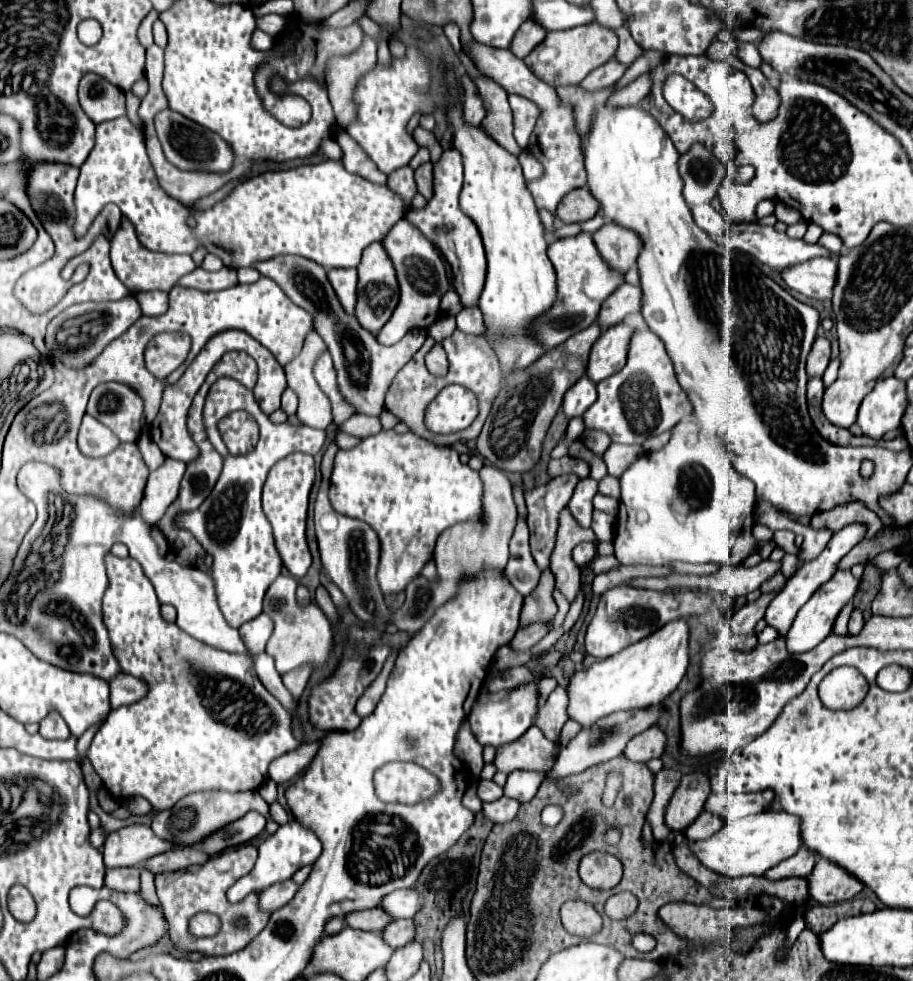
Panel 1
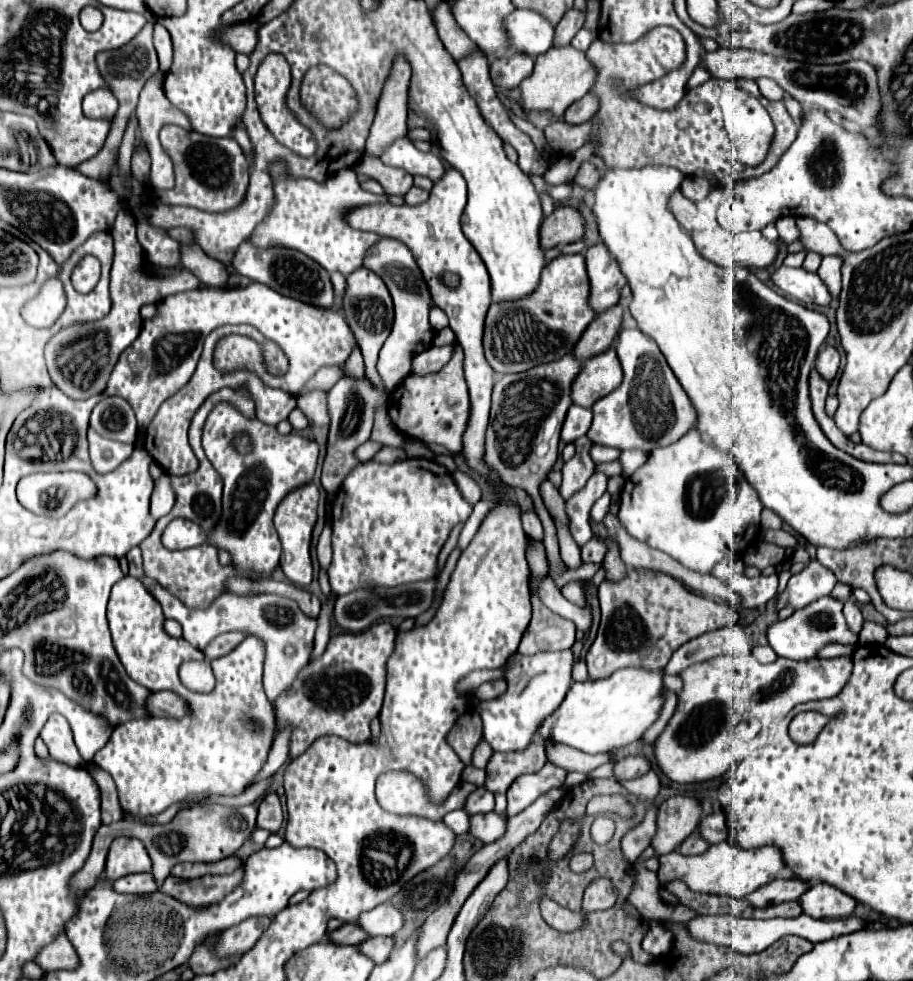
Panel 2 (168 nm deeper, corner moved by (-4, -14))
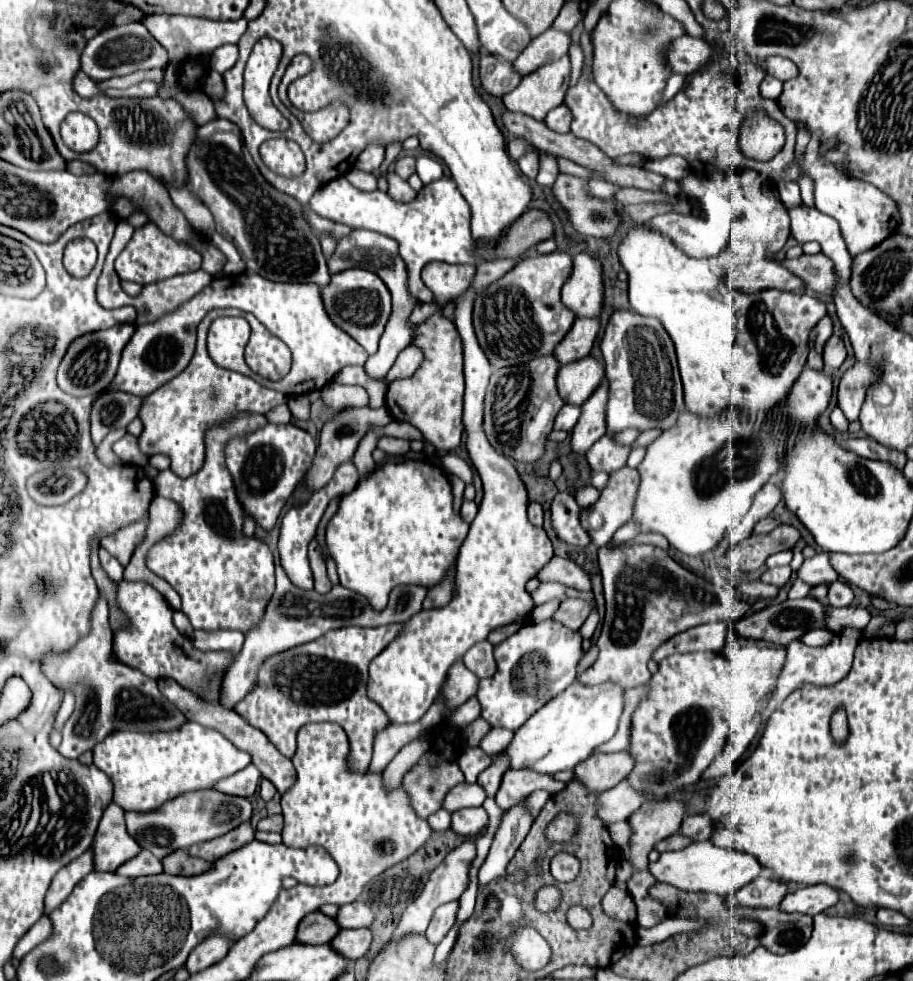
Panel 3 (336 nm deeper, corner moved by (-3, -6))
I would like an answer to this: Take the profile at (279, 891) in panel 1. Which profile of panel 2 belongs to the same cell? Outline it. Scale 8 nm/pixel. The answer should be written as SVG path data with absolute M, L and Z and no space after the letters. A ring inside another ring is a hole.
M250 917L226 931L222 931L216 951L218 955L234 955L234 953L244 953L246 949L250 951L256 941L262 937L262 933L268 929L272 923L272 917Z

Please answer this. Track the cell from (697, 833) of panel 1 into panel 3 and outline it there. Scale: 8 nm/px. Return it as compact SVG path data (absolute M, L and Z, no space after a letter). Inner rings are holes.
M671 835L671 837L667 837L667 839L663 839L663 841L659 841L657 845L655 845L655 851L659 851L659 853L665 853L665 851L679 851L679 849L683 849L683 847L687 847L691 843L691 839L685 839L683 835Z

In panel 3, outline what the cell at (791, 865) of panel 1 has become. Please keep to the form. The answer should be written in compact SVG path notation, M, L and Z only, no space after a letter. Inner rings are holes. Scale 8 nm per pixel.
M757 877L755 881L741 887L737 893L729 895L725 901L727 901L727 907L731 909L735 907L777 907L781 899L787 895L787 891L789 887L781 881Z

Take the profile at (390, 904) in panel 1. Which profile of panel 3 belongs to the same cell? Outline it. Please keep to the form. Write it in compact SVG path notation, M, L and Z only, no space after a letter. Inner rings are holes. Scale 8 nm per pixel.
M355 901L355 903L339 907L339 913L337 913L335 921L341 929L369 927L369 923L373 921L373 911L369 911L369 907L365 907L365 903Z

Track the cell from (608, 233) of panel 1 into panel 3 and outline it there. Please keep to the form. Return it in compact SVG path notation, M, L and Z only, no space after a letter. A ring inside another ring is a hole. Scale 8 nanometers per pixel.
M589 253L573 257L571 277L561 287L561 301L575 317L597 317L603 305L601 263Z

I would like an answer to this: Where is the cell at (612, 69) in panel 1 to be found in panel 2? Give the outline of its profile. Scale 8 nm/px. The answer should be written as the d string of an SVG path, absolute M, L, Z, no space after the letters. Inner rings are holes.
M588 93L582 99L578 99L574 105L570 105L564 113L564 121L578 125L590 119L590 115L596 115L596 111L600 109L600 99L596 93Z

